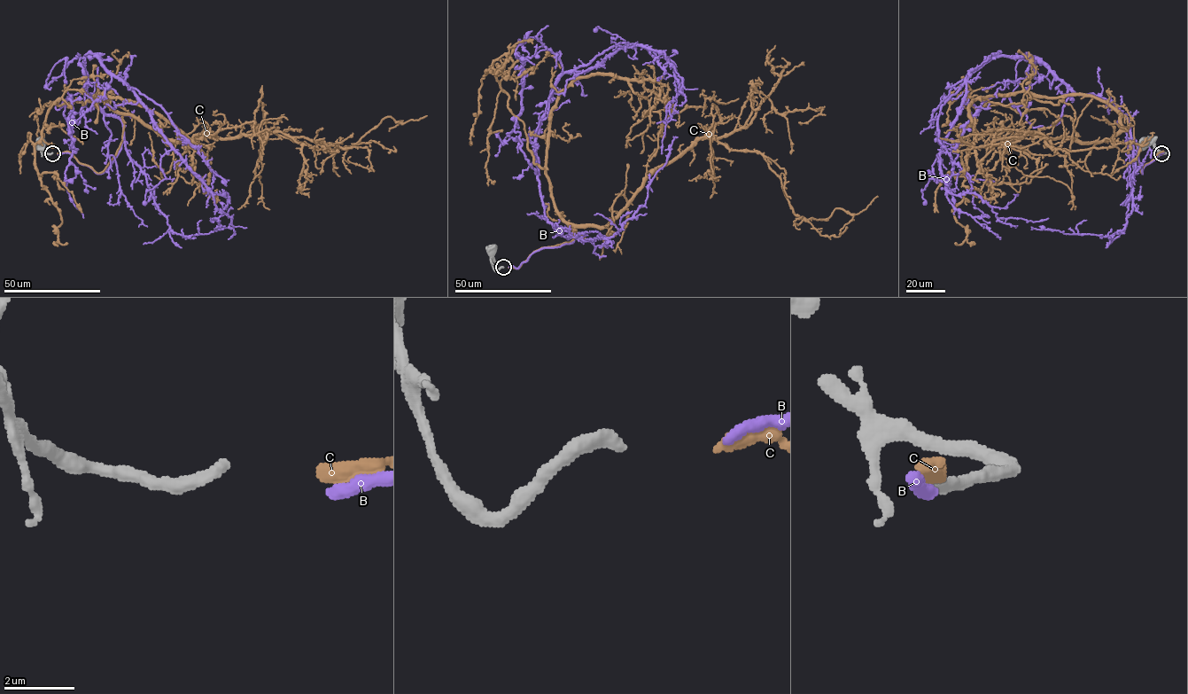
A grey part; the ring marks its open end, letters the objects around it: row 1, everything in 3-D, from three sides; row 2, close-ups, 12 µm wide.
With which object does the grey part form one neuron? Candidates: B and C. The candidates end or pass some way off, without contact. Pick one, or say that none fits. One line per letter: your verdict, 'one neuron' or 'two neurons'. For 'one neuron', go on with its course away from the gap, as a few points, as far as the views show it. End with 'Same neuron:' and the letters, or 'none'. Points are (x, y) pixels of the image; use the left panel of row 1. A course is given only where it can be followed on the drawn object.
B: one neuron; it runs (58, 154), (102, 174), (120, 148), (121, 121), (87, 92), (96, 56), (226, 192), (210, 218)
C: two neurons
Same neuron: B

